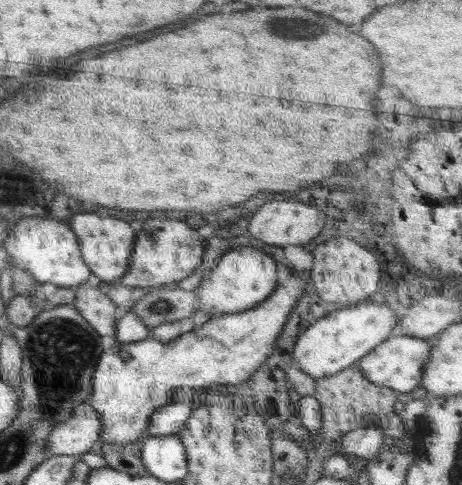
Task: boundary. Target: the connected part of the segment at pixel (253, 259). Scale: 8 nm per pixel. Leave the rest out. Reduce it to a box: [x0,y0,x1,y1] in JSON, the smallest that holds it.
[196,248,277,316]

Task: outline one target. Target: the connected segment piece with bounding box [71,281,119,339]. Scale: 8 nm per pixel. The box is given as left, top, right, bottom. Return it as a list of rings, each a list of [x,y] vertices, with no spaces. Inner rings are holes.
[[[81,282],[72,288],[75,294],[72,306],[84,317],[101,336],[115,338],[117,322],[116,313],[119,312],[116,304],[108,298],[94,282]]]

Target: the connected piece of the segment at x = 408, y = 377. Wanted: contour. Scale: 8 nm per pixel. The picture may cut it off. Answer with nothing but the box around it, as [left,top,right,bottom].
[356,335,433,393]

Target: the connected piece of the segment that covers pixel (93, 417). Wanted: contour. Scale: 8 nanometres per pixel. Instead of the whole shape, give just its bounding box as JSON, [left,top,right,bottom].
[47,404,102,455]

